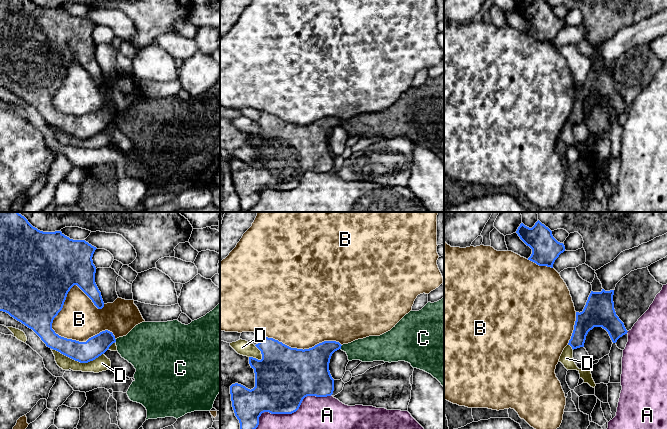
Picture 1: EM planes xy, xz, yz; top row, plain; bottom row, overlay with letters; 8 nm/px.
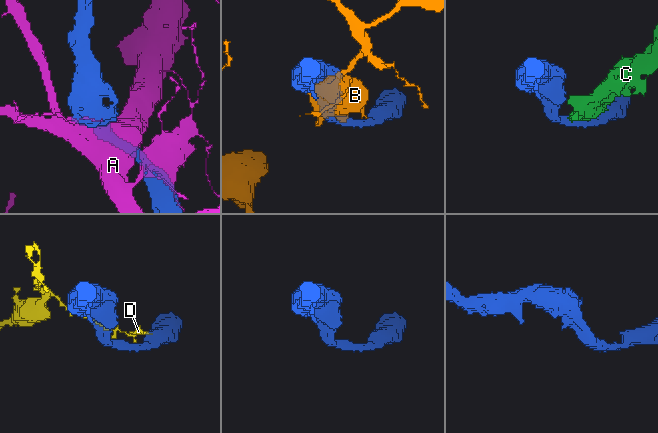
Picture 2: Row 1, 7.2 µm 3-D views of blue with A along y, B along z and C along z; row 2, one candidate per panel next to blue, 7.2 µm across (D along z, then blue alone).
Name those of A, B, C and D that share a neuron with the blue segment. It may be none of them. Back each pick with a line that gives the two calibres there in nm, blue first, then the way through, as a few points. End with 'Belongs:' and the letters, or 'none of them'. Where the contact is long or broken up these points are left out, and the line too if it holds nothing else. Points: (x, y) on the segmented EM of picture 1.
Belongs: none of them

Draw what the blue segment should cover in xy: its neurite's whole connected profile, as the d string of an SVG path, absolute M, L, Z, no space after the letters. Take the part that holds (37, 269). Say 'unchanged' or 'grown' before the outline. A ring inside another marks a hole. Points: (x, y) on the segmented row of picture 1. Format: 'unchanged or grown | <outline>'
unchanged | M0 212L0 311L8 313L32 329L47 347L80 363L88 363L104 354L116 342L113 333L105 330L86 342L79 342L56 334L52 329L52 323L62 310L67 294L74 285L77 285L98 309L104 307L101 292L95 283L96 267L92 257L96 249L85 240L70 239L61 231L40 231L18 212Z

